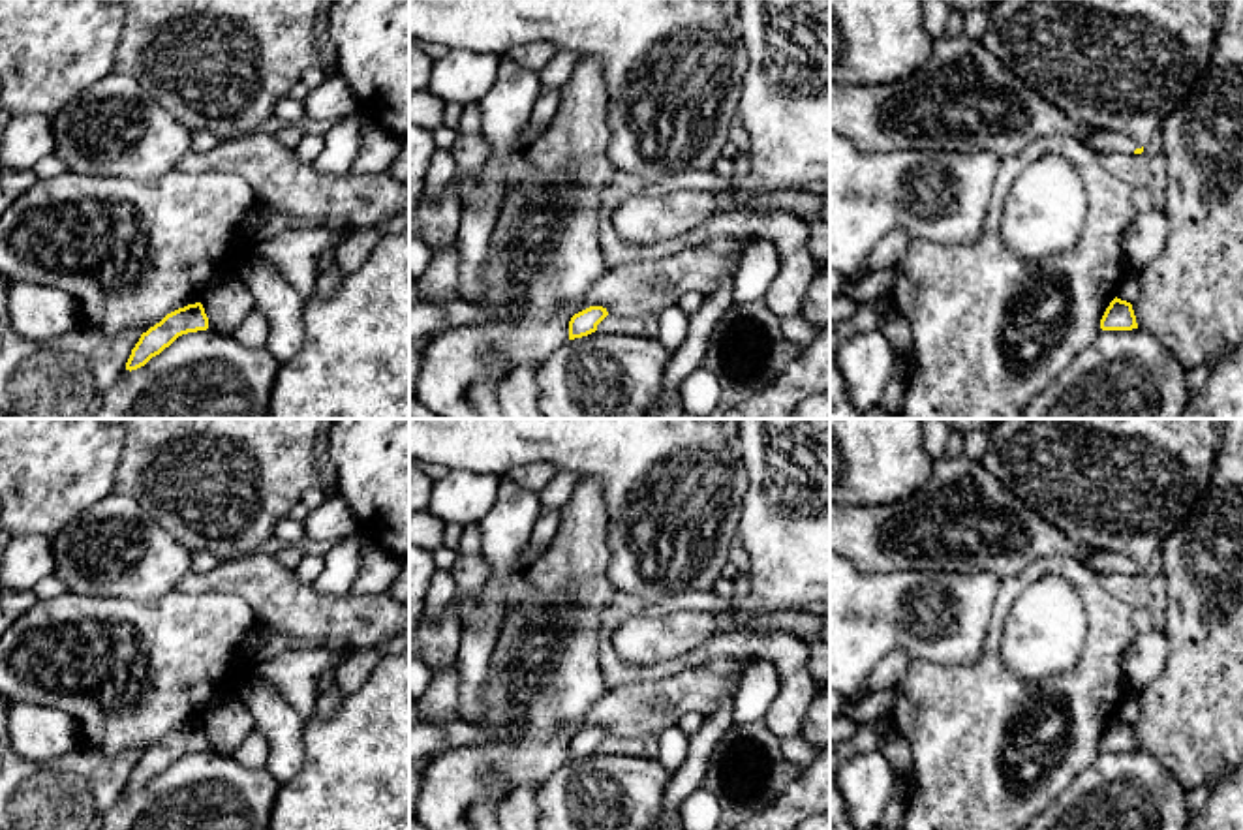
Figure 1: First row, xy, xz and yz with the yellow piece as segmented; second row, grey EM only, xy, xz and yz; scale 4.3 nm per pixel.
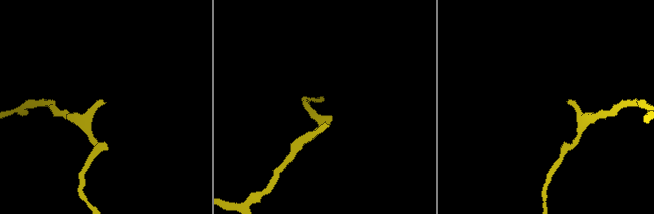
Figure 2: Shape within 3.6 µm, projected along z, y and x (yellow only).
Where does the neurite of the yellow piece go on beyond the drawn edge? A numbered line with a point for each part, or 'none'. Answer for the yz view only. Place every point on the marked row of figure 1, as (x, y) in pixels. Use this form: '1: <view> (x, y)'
1: yz (1101, 141)

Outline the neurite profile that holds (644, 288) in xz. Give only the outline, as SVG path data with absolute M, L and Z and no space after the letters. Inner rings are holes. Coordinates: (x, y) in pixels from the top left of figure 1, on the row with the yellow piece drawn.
M715 237L661 261L635 263L597 280L571 314L603 306L608 315L637 317L676 308L687 291L712 295L725 276L738 270L755 237Z

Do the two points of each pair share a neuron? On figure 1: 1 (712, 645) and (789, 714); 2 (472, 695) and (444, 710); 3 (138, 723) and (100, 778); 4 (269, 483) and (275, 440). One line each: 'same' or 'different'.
1: same
2: different
3: different
4: same

